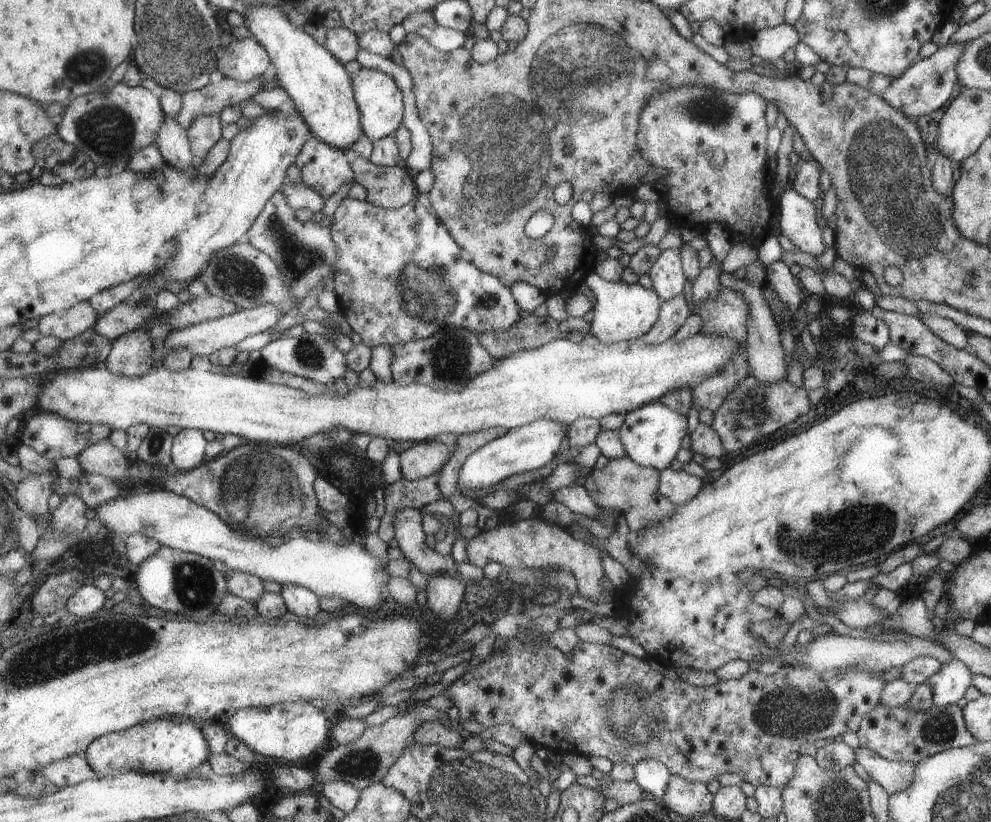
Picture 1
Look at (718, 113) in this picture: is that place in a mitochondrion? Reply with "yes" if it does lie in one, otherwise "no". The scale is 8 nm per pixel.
yes

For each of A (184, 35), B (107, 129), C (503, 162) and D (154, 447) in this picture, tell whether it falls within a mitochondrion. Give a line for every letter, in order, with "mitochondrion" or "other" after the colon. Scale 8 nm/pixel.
A: mitochondrion
B: mitochondrion
C: mitochondrion
D: mitochondrion

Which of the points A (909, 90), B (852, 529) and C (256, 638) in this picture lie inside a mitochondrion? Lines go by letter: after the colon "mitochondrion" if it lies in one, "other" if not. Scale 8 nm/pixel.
A: other
B: mitochondrion
C: other

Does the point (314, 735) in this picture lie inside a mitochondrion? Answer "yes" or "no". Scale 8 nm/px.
no

